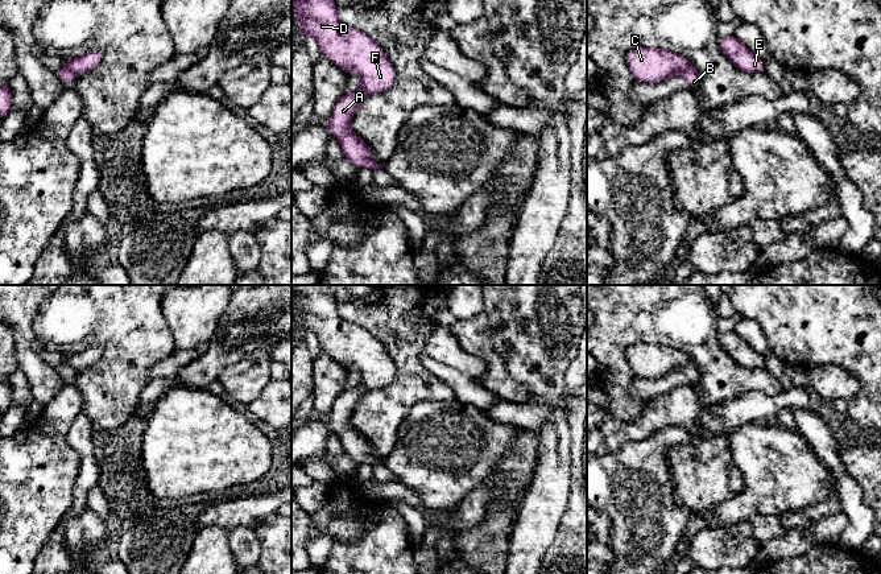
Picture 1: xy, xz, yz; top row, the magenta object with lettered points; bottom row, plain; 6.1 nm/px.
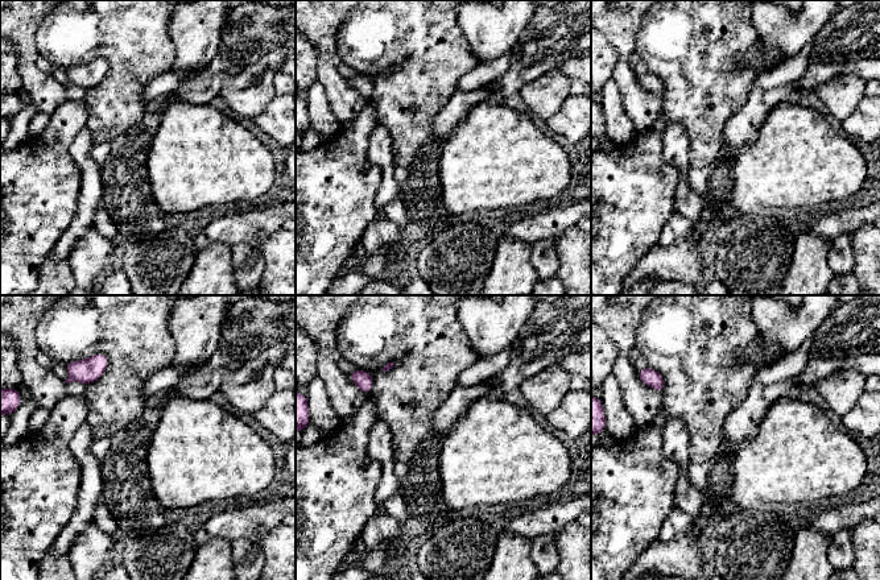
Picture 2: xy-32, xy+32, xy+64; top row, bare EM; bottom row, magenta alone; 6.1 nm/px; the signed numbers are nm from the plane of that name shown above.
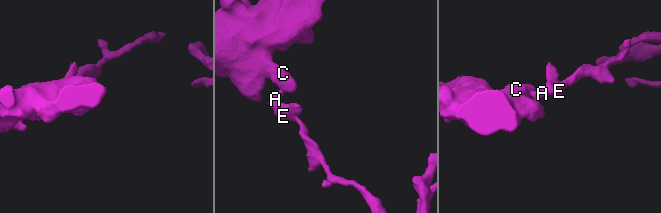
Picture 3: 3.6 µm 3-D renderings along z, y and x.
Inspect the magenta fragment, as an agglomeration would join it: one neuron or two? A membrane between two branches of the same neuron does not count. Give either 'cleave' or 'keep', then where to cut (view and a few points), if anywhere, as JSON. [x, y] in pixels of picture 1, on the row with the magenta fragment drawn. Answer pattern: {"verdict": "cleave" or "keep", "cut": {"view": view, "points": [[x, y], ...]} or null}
{"verdict": "cleave", "cut": {"view": "xy", "points": [[65, 65], [77, 75]]}}

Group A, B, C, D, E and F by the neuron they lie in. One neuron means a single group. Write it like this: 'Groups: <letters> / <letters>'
Groups: A B E / C D F

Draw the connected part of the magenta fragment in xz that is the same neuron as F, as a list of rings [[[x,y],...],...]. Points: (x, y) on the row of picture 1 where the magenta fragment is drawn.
[[[335,0],[293,1],[297,3],[293,15],[302,34],[299,41],[314,37],[320,54],[347,75],[356,70],[367,95],[384,94],[393,87],[396,70],[392,62],[369,36],[339,18]]]

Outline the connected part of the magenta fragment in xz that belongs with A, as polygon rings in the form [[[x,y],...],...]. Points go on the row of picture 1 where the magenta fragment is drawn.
[[[361,87],[343,95],[335,103],[326,125],[330,133],[338,139],[343,157],[349,160],[359,169],[368,168],[376,170],[382,168],[384,164],[377,164],[372,158],[372,149],[351,128],[355,110],[365,96],[367,94]]]

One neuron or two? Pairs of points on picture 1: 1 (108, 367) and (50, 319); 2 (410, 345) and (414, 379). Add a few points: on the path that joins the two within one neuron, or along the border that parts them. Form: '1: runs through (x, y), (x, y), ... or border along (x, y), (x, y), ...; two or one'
1: runs through (108, 347), (81, 319), (70, 319); one
2: runs through (410, 352), (410, 371); one

